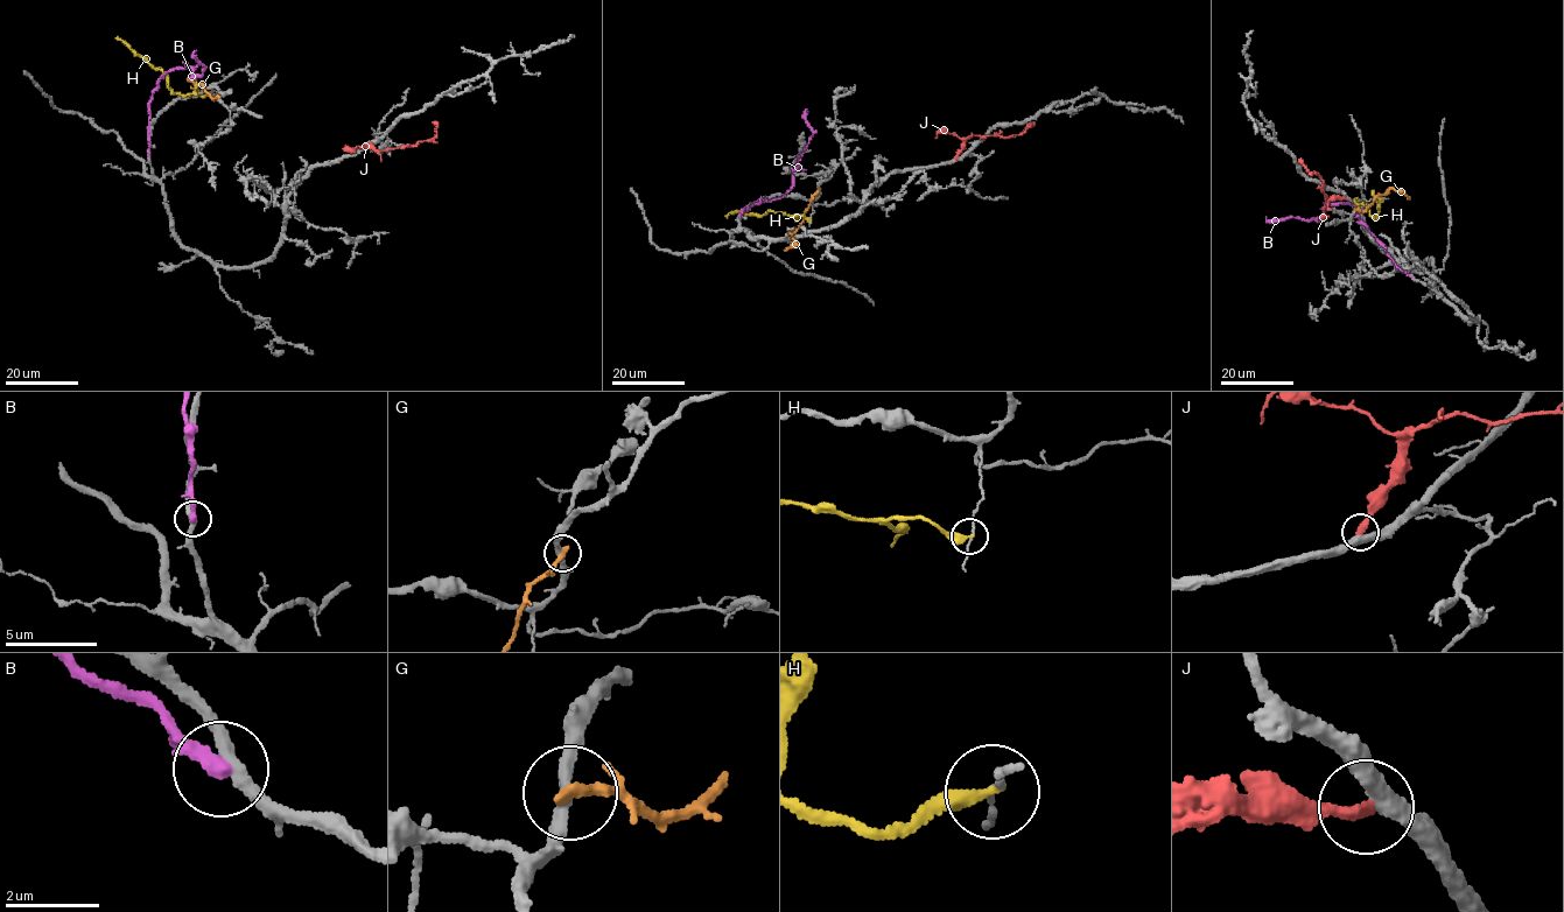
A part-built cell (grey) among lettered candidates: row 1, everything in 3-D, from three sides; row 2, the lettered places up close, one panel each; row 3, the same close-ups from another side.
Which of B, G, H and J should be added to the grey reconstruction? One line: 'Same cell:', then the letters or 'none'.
Same cell: J

